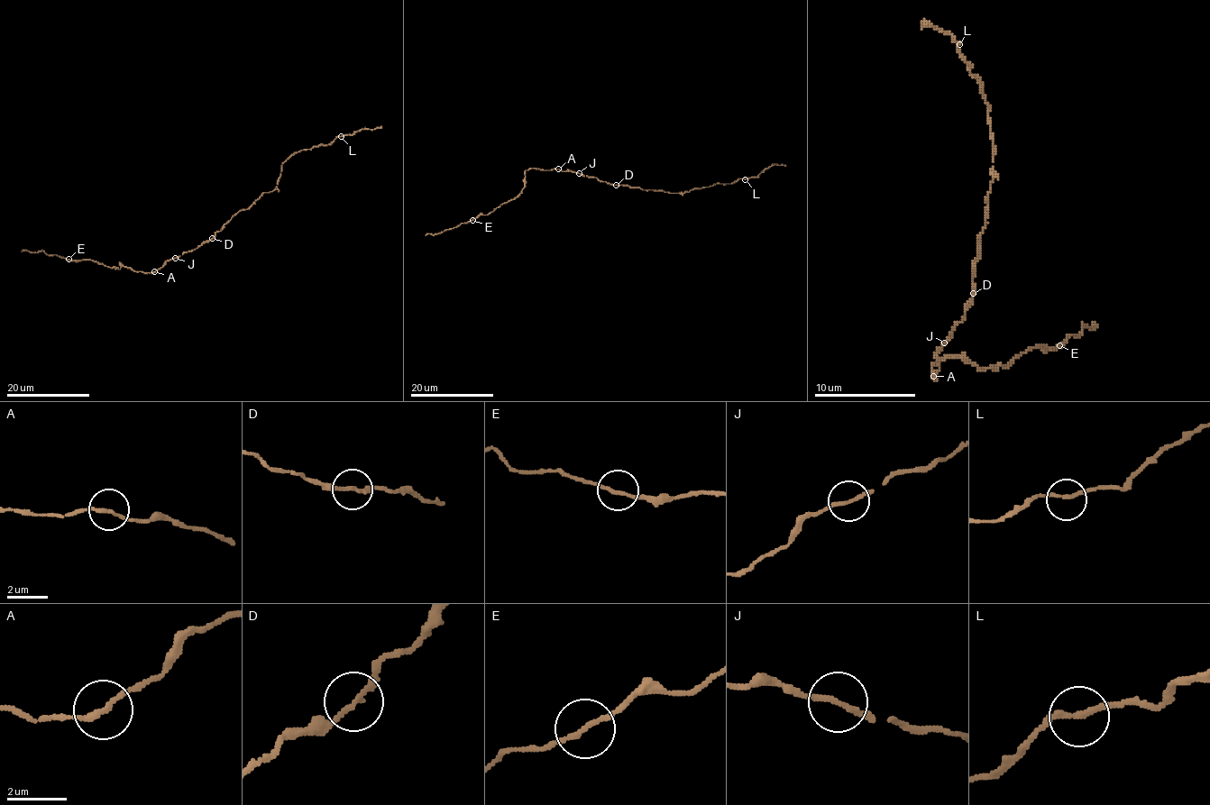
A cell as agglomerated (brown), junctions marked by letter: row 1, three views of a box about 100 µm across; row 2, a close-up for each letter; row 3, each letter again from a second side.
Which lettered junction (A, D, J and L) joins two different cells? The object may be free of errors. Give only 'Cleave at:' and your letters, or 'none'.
Cleave at: none

